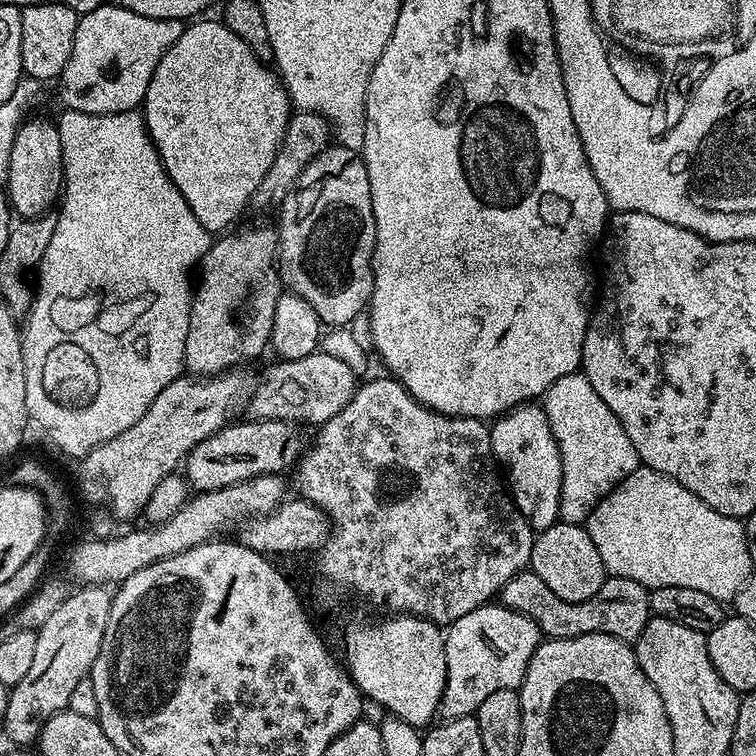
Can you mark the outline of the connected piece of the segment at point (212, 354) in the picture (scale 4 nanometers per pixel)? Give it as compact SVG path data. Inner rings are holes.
M275 227L272 228L244 228L241 232L237 230L229 231L227 234L221 235L208 248L208 252L204 259L200 261L199 271L204 271L200 276L200 284L195 285L194 295L192 297L192 309L190 310L190 330L186 334L186 354L184 355L185 369L193 377L207 378L210 376L218 376L226 372L239 369L244 366L247 360L256 360L263 354L264 348L269 347L272 339L272 327L274 326L274 310L278 307L278 302L282 295L282 281L280 278L280 269L278 267L278 249L280 246L280 233Z

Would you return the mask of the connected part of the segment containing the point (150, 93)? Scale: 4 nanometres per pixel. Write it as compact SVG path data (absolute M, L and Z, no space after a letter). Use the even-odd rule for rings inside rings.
M200 18L189 23L185 27L182 38L178 38L178 42L174 42L174 46L170 46L170 50L166 50L162 62L158 62L150 86L144 95L142 115L144 124L148 127L148 132L152 136L152 141L156 144L160 160L164 163L164 169L168 177L178 186L178 190L186 198L186 202L194 210L194 216L198 218L198 222L202 222L205 230L210 234L220 234L231 229L235 225L232 223L243 214L244 207L246 209L249 207L251 198L258 190L262 178L266 178L266 170L270 170L270 162L274 162L274 158L278 154L282 138L286 134L288 118L292 115L294 109L289 101L288 92L284 89L283 80L265 61L258 59L252 53L250 45L242 42L242 38L238 38L238 34L231 32L219 19L204 19L208 18Z

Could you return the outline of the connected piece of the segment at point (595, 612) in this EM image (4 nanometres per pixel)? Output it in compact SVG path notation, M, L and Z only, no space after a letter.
M525 570L506 582L498 600L505 608L526 614L526 618L533 620L545 637L554 640L578 638L582 634L610 634L619 640L635 642L652 616L648 594L649 589L630 578L608 576L594 598L586 598L586 602L566 602L558 598L558 594L554 594L554 590L550 590L536 572Z

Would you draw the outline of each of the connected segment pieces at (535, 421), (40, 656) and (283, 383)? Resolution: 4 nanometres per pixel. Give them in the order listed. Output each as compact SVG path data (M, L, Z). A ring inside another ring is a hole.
M529 402L495 417L490 424L490 442L516 509L526 518L533 533L539 534L557 524L562 498L562 458L543 407Z
M80 586L69 591L66 602L54 610L46 623L36 631L36 645L34 646L34 659L30 671L22 682L11 685L6 706L6 722L2 725L2 732L8 735L12 746L32 746L39 741L42 726L54 714L65 711L72 703L72 695L78 682L89 679L92 667L102 650L102 638L106 634L106 622L110 622L110 606L113 593L104 586Z
M317 350L298 360L277 361L268 369L262 384L257 383L248 403L253 419L286 421L319 426L341 412L358 387L358 377L346 363Z

